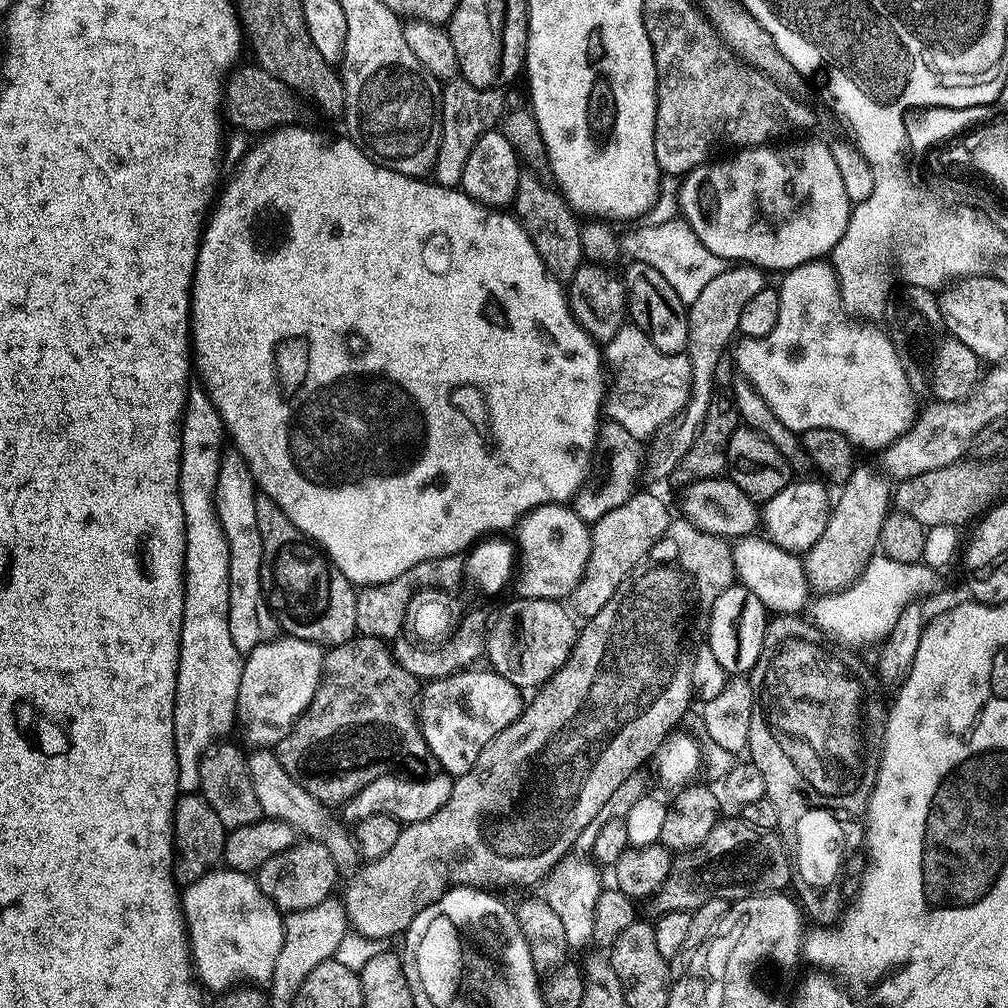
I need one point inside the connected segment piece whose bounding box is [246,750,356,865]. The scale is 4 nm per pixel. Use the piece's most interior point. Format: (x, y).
(282, 798)

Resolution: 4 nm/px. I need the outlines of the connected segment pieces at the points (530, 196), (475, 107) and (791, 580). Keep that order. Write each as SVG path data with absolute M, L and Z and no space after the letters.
M521 171L514 201L514 215L522 230L526 230L530 242L534 242L534 250L538 250L538 258L542 258L544 269L558 281L572 280L580 265L585 263L580 241L582 224L581 221L576 221L579 220L577 213L572 211L559 191L545 181L537 180L531 172Z
M463 78L449 80L443 85L444 129L440 139L440 149L436 155L435 183L441 184L444 188L454 188L459 185L462 170L466 170L466 158L470 158L470 150L474 150L474 142L478 142L482 134L493 131L506 111L504 100L498 93L496 88L479 88Z
M760 534L741 536L730 549L735 579L744 588L758 594L769 613L800 612L803 608L805 611L810 600L810 589L804 573L804 561L797 553L779 548Z

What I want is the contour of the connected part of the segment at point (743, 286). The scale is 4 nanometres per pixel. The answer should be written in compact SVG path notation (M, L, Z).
M755 266L725 267L724 272L711 279L703 287L698 298L687 305L688 310L688 347L686 355L692 367L692 385L685 406L676 416L671 416L651 437L650 447L646 452L646 467L643 479L664 480L672 471L679 469L684 463L684 455L690 450L694 438L700 432L702 422L706 418L706 410L714 395L712 384L717 383L716 371L718 362L725 359L724 352L733 343L732 335L738 332L738 318L742 314L742 306L758 294L758 290L766 286L765 273Z

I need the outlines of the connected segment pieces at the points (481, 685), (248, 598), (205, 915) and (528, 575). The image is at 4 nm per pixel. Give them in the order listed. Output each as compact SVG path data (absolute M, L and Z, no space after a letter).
M485 670L485 672L459 671L443 680L433 680L423 689L422 703L418 708L418 719L420 731L424 734L424 741L428 744L428 751L441 764L447 775L455 778L466 774L471 770L474 763L474 750L485 748L487 744L506 726L514 723L520 713L526 707L526 700L521 689L516 688L514 682L502 678L496 672Z
M228 450L223 453L220 464L220 478L216 483L216 513L228 543L228 585L230 602L228 603L228 621L230 638L242 654L252 652L265 640L277 635L278 625L266 599L266 588L260 585L260 571L265 571L264 547L258 534L258 514L256 497L258 489L252 478L248 463L240 453Z
M220 871L208 872L182 892L184 917L190 921L194 970L205 989L223 989L223 984L235 974L236 967L260 968L264 963L268 966L274 965L284 945L284 916L275 901L261 887L259 879L247 872Z
M567 503L543 504L521 516L515 525L515 547L518 549L518 571L514 576L517 597L526 600L563 601L571 597L574 586L584 573L592 545L589 525L578 518Z

